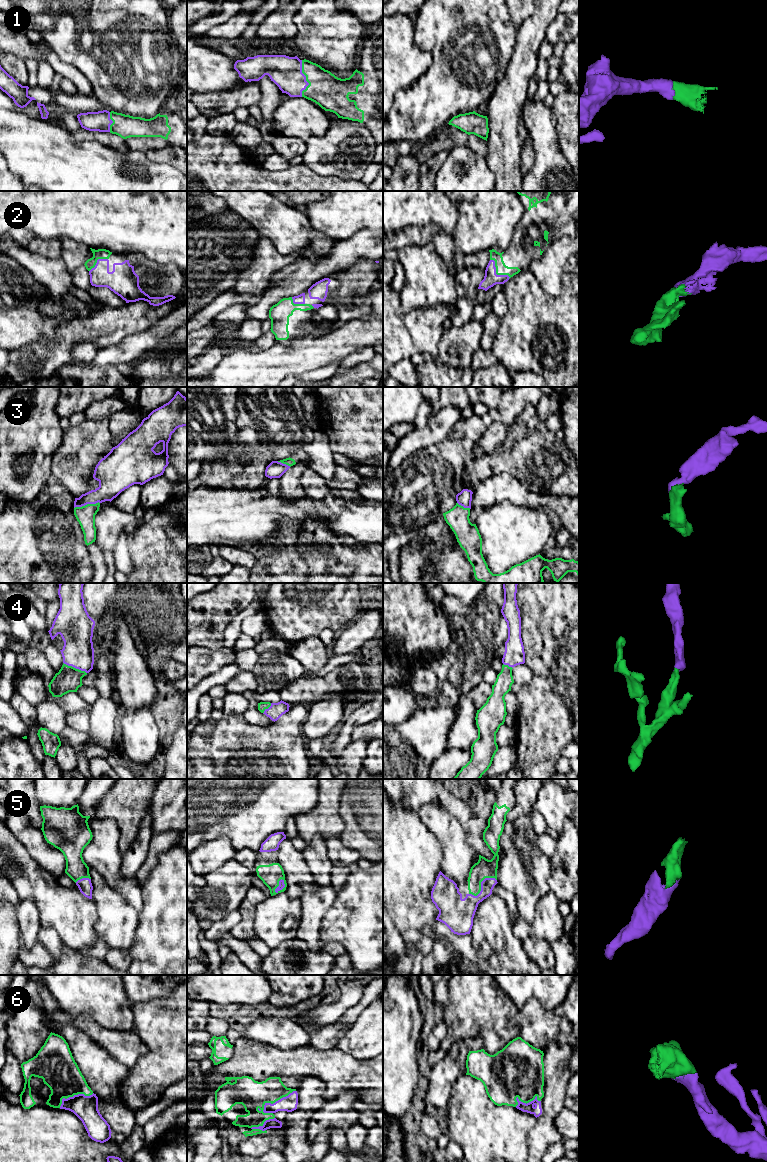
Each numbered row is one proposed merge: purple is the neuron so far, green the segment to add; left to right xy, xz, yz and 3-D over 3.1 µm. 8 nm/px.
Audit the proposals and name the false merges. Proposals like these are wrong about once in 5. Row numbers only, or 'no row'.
no row

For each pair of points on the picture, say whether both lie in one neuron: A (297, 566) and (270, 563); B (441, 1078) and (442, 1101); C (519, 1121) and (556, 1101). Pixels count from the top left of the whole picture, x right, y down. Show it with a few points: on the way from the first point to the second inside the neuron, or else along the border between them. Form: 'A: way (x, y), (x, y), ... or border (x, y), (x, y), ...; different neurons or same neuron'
A: way (290, 566), (277, 566); same neuron
B: way (441, 1084), (441, 1095); same neuron
C: border (536, 1118), (535, 1124), (528, 1133), (529, 1141); different neurons

